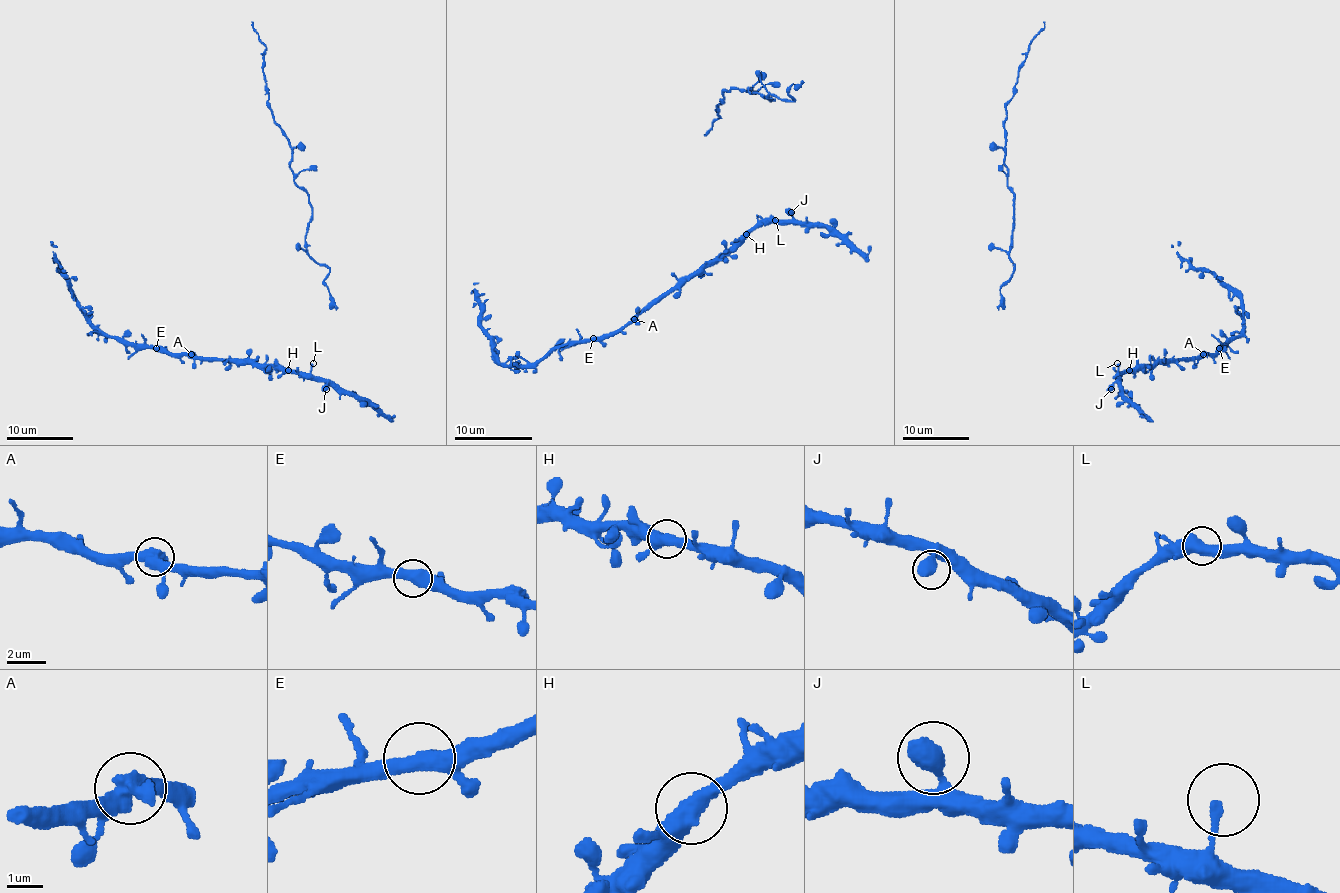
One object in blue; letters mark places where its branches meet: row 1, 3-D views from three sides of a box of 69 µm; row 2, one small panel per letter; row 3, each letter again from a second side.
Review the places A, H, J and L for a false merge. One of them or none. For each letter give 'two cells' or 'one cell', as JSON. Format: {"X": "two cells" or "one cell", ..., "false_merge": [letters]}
{"A": "one cell", "H": "one cell", "J": "one cell", "L": "one cell", "false_merge": []}

